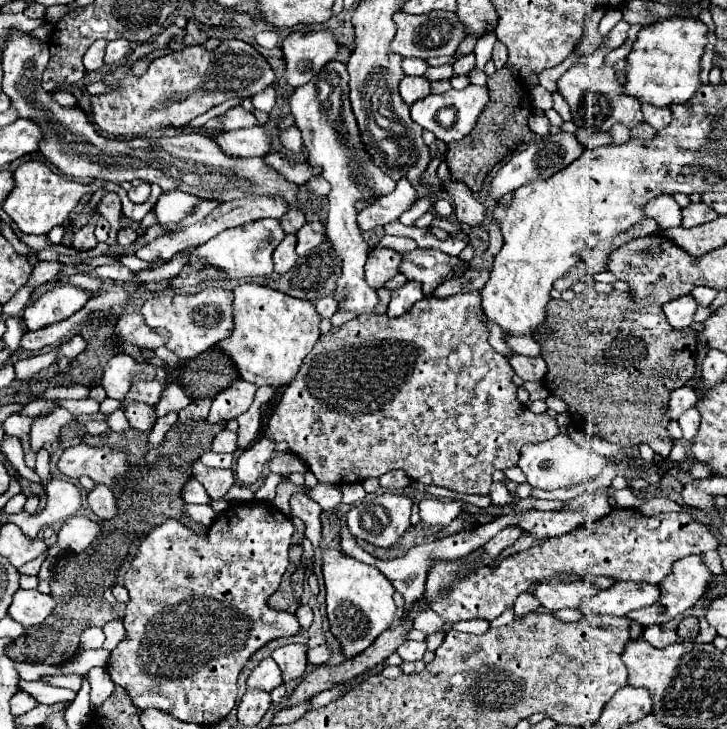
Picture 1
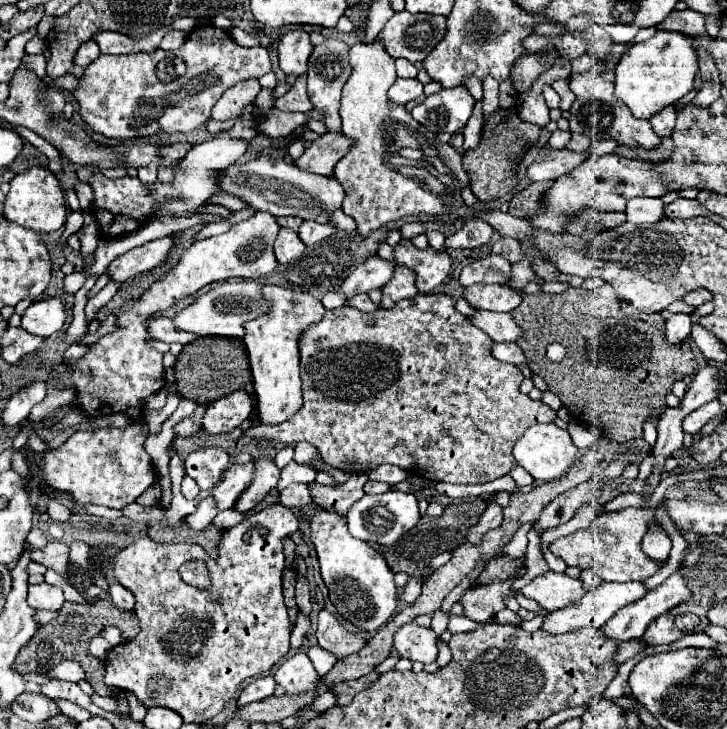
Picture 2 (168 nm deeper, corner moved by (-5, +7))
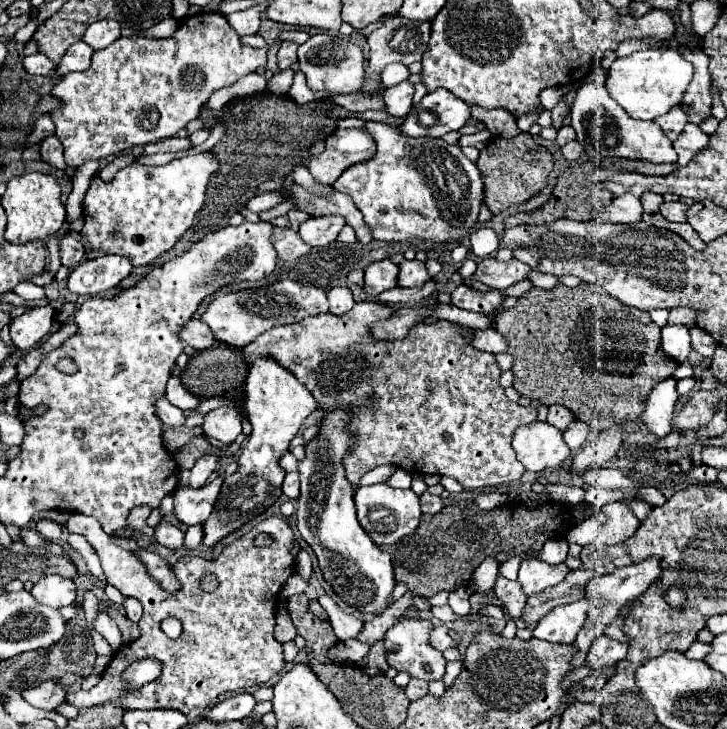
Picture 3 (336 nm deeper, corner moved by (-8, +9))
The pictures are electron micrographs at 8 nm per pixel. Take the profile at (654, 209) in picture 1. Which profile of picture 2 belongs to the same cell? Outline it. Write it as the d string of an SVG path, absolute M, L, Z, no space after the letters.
M633 198L627 202L627 220L633 224L655 224L665 218L665 204L661 198Z

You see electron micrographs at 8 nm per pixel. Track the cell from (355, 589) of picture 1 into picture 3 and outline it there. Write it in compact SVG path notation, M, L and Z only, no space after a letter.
M336 408L322 416L318 434L306 442L306 456L298 462L300 496L296 526L308 546L314 550L324 580L334 588L334 592L364 614L380 614L390 606L396 580L390 556L368 538L356 520L354 488L346 480L342 464L344 456L350 454L356 446L356 438L348 430L350 420L350 408Z

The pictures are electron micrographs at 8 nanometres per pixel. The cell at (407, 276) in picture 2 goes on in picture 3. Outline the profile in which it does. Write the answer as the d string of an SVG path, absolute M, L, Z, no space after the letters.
M390 260L372 262L370 266L364 268L364 286L362 286L362 290L370 296L378 296L380 292L394 288L396 278L398 278L398 266L396 264L392 264Z

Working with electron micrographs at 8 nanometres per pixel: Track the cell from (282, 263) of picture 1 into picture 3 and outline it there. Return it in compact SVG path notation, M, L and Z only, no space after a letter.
M274 228L270 240L278 252L278 258L284 262L296 260L296 258L310 252L310 246L298 236L298 232L288 230L288 228Z

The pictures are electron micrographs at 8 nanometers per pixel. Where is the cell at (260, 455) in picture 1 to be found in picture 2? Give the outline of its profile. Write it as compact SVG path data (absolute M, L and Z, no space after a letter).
M253 460L247 464L233 464L231 468L227 468L223 480L213 488L213 498L217 500L217 508L225 510L235 506L239 494L243 494L243 490L251 484L253 474L255 474Z

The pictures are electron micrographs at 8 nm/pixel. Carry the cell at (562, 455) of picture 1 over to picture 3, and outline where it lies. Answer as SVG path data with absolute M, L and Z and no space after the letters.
M538 420L534 424L520 426L514 432L512 448L516 450L518 462L522 462L524 468L532 470L532 472L540 472L540 470L546 470L546 468L558 468L558 466L562 466L570 458L570 448L564 444L562 432L558 428L554 428L552 424L538 422Z

